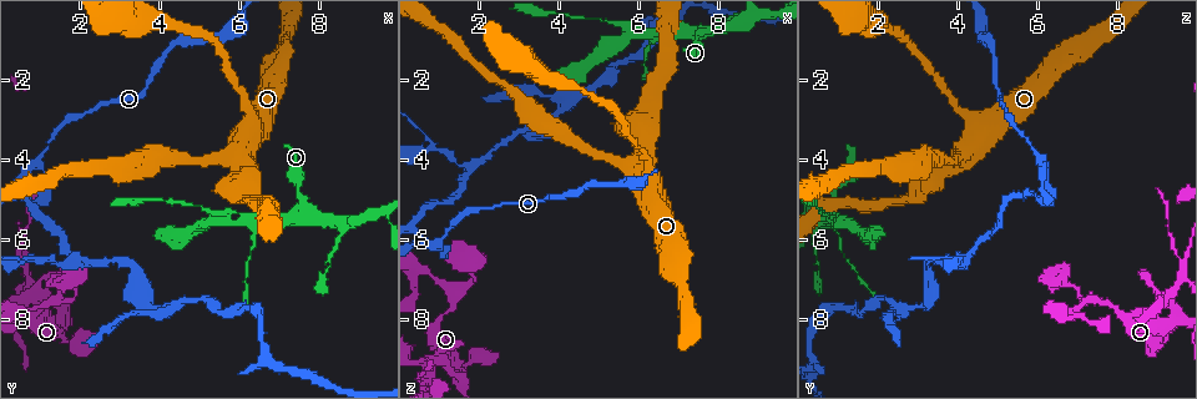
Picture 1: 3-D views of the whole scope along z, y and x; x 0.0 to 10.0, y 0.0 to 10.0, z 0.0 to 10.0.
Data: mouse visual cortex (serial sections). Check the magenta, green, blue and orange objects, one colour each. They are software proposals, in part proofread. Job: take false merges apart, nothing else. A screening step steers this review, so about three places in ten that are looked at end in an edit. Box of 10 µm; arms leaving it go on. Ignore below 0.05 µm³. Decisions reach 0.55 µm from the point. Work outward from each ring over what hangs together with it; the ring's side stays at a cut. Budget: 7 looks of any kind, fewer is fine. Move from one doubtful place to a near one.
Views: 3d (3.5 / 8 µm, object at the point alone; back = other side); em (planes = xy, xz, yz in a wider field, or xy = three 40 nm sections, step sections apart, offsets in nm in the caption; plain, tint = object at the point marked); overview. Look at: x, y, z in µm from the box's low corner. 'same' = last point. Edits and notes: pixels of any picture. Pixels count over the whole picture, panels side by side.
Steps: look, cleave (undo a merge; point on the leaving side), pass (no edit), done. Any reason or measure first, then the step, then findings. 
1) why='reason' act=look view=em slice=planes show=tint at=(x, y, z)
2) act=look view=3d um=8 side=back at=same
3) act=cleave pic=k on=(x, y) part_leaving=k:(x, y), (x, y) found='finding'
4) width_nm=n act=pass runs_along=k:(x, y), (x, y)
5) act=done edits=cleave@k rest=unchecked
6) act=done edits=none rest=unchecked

why='a fork' act=look view=3d um=3.5 at=(5.85, 5.55, 0.85)

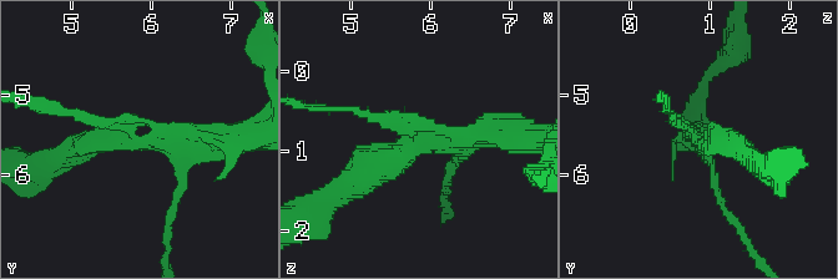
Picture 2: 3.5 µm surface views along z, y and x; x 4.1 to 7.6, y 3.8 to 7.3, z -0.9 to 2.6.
act=look view=em slice=xy step=3 show=tint at=(5.90, 5.60, 0.85)

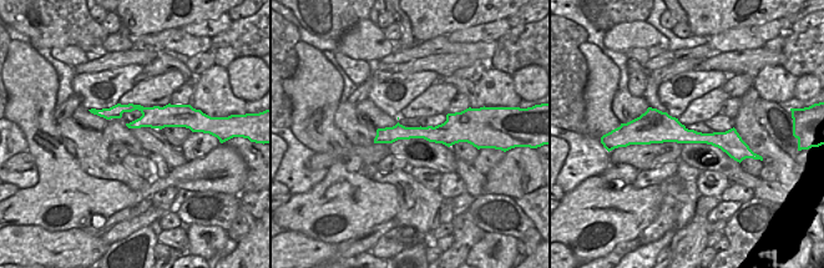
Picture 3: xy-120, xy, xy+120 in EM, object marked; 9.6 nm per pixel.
width_nm=160 act=pass runs_along=3:(637, 126), (741, 146) found='one cell here'

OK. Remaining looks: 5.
why='thick turns thin' act=look view=3d um=3.5 at=(6.05, 3.60, 4.40)

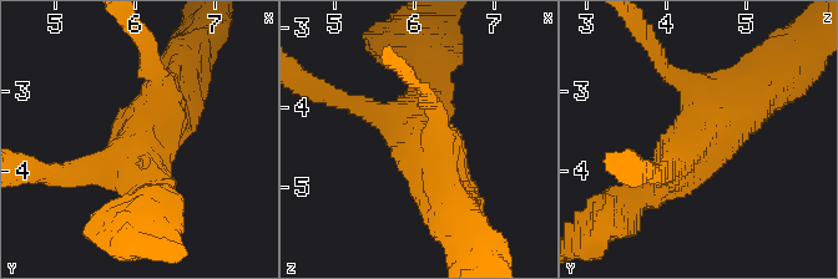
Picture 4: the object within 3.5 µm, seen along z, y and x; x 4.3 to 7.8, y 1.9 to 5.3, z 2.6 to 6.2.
act=look view=em slice=xy step=1 show=tint at=(6.05, 3.60, 4.50)

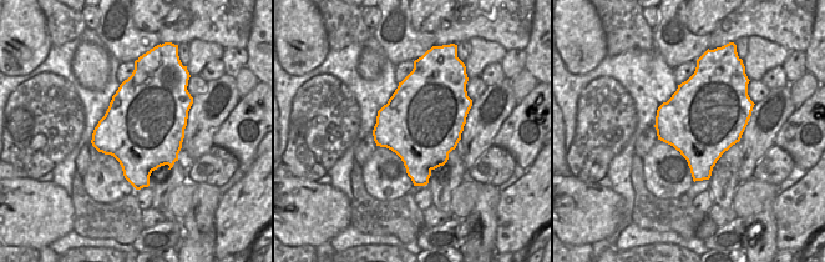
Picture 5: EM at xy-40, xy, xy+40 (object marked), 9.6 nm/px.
act=pass runs_along=4:(780, 72), (674, 163) found='all the same cell'

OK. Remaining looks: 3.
why='three arms meet' act=look view=3d um=8 at=(0.80, 7.45, 9.15)

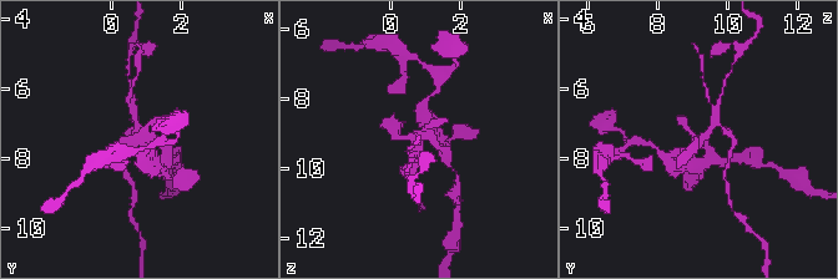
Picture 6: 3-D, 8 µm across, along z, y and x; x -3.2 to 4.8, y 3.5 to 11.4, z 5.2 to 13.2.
act=look view=3d um=3.5 at=same

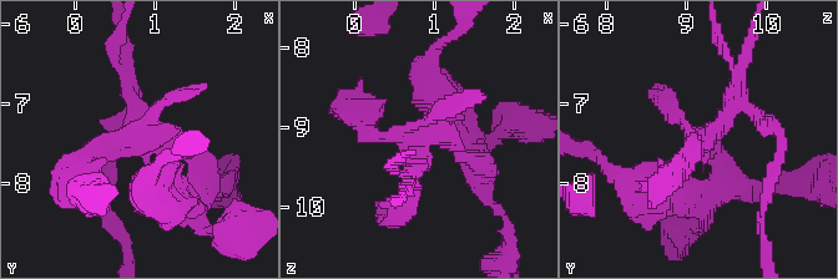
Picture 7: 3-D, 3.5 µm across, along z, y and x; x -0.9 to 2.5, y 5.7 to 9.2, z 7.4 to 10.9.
act=look view=em slice=xy step=1 show=tint at=(0.75, 7.50, 9.15)

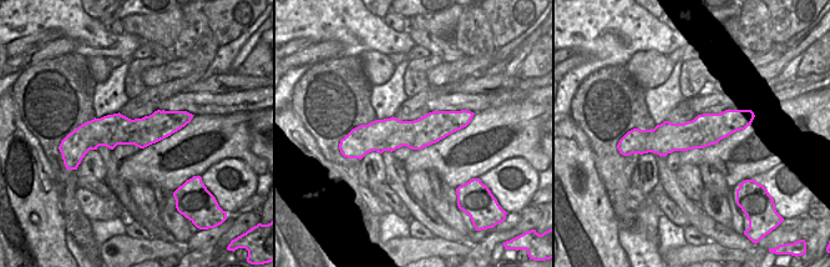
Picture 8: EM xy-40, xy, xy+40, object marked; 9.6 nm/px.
act=cleave pic=7 on=(736, 102) part_leaving=7:(707, 140), (742, 99), (720, 36) found='a second cell is stuck on'

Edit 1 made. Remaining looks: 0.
act=done edits=cleave@7 rest=unchecked

